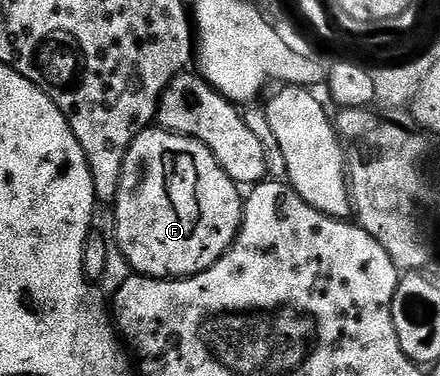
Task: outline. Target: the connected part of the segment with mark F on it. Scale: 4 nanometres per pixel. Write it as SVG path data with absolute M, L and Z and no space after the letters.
M149 127L133 139L122 163L118 195L114 202L114 236L118 239L118 247L133 274L161 279L193 277L218 263L218 259L234 243L240 233L244 202L241 186L232 181L230 175L226 175L218 159L214 159L205 145L198 143L193 137L183 137L180 133L169 133L167 129Z

